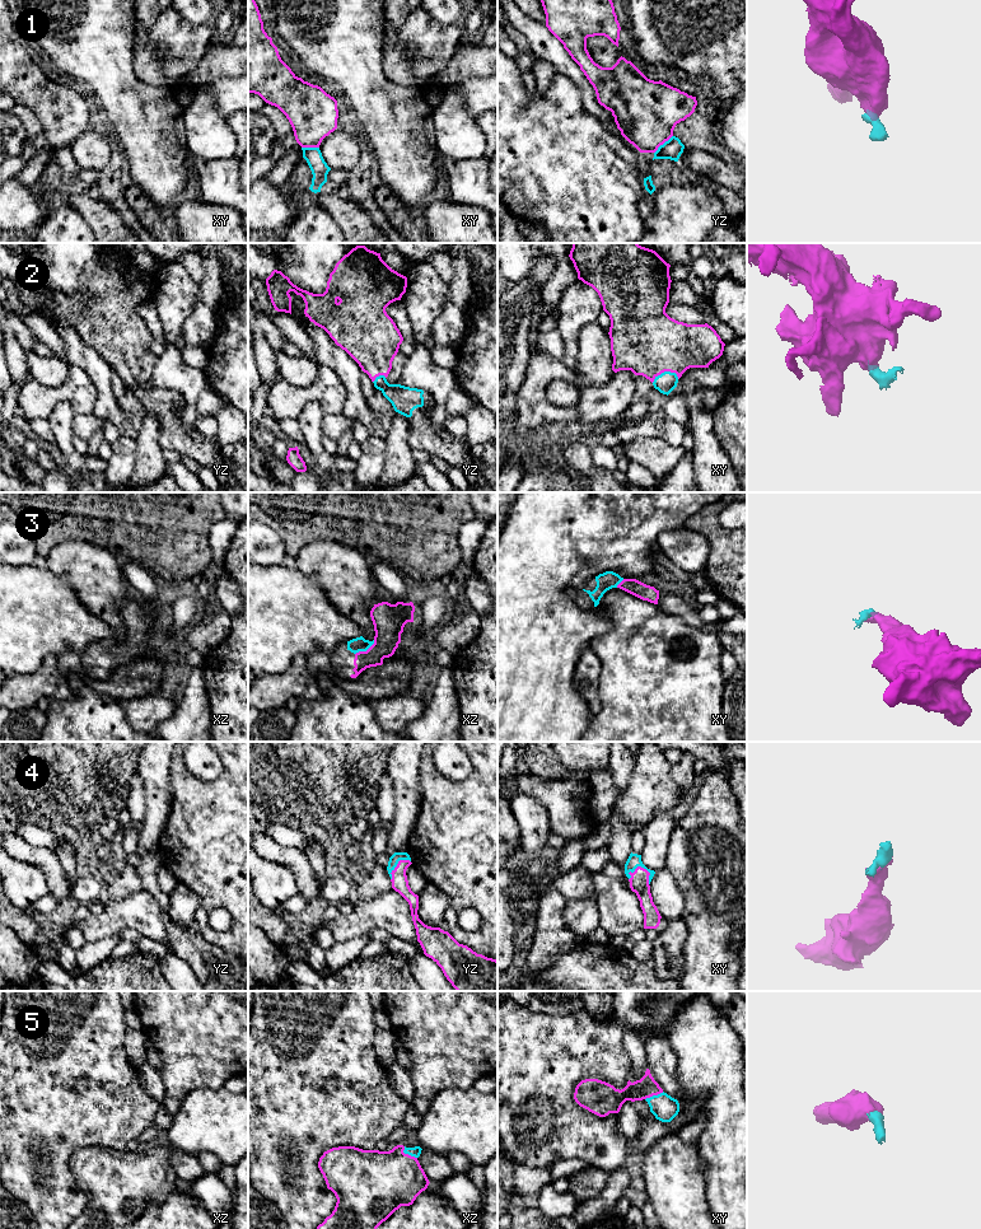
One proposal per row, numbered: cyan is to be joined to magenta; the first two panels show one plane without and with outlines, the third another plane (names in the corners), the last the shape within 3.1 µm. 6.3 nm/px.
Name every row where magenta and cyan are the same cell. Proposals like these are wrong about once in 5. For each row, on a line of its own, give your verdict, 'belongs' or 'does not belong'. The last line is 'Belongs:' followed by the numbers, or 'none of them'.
1: does not belong
2: belongs
3: belongs
4: belongs
5: belongs
Belongs: 2, 3, 4, 5

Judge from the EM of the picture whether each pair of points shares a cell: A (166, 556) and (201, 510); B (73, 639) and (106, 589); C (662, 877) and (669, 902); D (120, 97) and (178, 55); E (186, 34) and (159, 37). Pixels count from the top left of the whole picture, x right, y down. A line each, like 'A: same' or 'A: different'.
A: same
B: different
C: same
D: different
E: same

